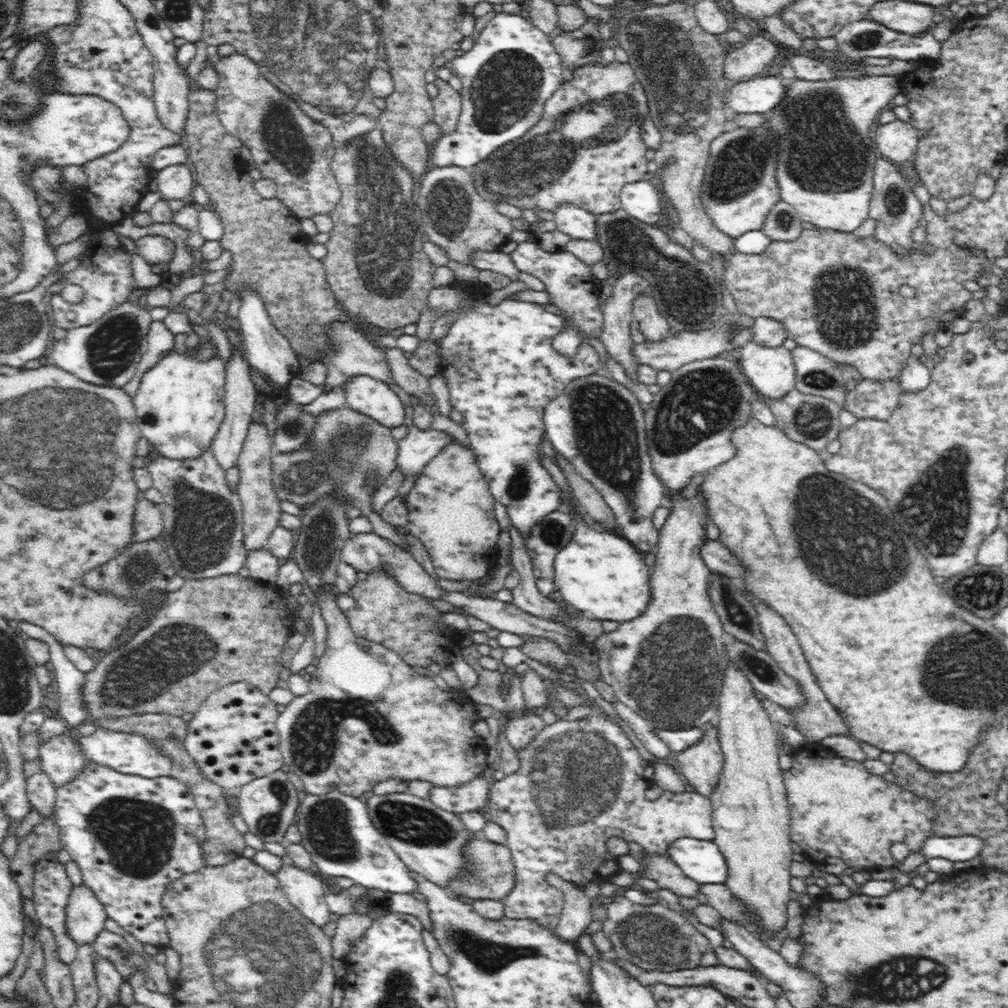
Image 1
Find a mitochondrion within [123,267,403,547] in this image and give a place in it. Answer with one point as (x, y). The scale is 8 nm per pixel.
(340, 462)

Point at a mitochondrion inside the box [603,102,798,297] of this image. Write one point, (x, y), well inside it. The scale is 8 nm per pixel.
(739, 168)

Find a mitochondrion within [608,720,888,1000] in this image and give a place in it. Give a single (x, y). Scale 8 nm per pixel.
(641, 934)

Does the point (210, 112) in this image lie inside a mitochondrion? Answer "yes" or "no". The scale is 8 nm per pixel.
no

